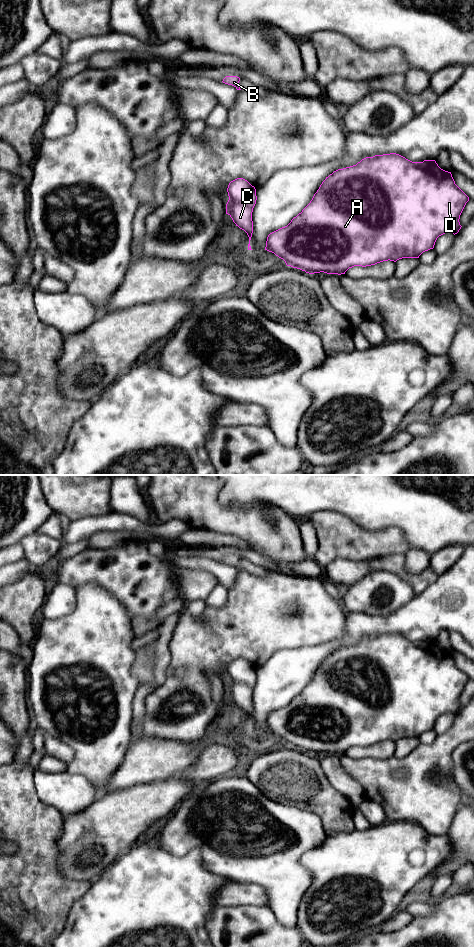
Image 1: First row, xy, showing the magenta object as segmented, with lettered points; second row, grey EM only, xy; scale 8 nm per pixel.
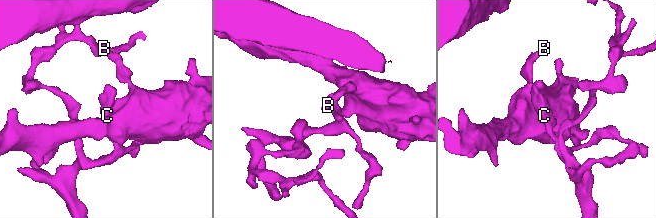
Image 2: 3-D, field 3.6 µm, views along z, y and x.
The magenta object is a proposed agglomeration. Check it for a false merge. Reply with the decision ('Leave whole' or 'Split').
Split

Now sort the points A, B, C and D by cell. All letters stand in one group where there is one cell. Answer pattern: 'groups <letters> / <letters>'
groups A B D / C

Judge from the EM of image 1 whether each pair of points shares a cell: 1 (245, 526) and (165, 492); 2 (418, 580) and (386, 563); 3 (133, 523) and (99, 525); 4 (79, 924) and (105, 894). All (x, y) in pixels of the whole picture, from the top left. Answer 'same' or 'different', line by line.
1: same
2: same
3: same
4: same

